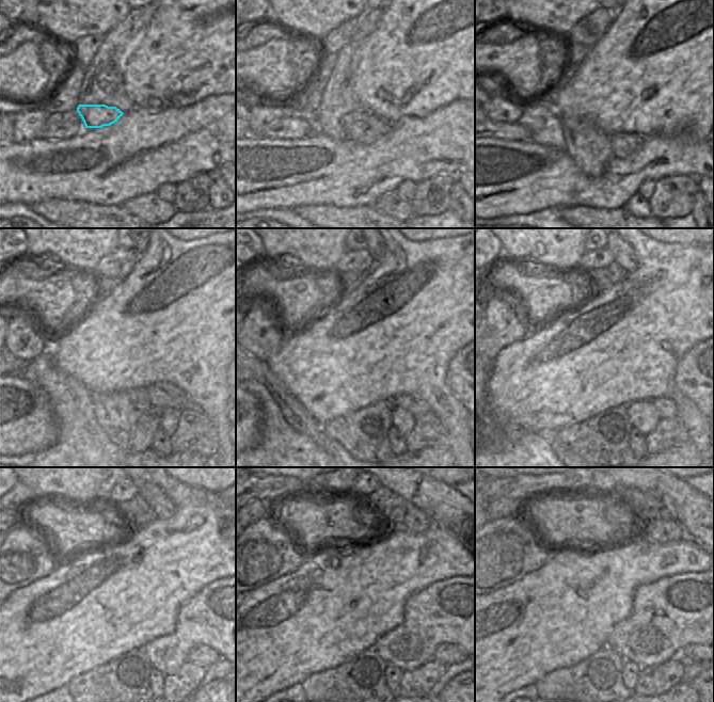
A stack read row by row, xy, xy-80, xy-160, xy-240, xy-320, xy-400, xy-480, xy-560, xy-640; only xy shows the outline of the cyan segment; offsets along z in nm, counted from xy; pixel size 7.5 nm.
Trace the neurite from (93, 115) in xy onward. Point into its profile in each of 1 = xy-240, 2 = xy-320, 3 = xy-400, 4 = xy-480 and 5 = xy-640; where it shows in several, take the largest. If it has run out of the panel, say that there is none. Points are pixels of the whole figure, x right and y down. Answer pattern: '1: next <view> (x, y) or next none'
1: next xy-240 (162, 395)
2: next xy-320 (413, 403)
3: next xy-400 (666, 408)
4: next xy-480 (201, 654)
5: next xy-640 (691, 654)

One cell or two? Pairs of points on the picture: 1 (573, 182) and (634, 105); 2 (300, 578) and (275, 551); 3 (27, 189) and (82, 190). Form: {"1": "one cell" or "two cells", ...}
{"1": "two cells", "2": "two cells", "3": "one cell"}

